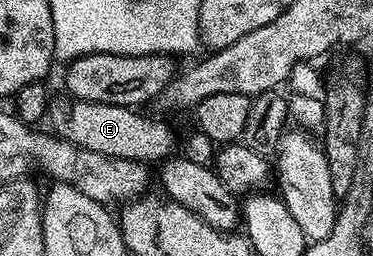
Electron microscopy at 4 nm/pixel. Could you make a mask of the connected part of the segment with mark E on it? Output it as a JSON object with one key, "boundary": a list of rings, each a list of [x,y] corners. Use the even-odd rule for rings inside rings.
{"boundary":[[[67,98],[51,100],[47,120],[57,135],[82,149],[112,158],[126,158],[143,163],[160,163],[175,150],[174,135],[162,121],[152,121],[129,106],[75,100],[68,106]],[[68,102],[68,103],[67,103]],[[174,147],[174,149],[173,149]]]}

